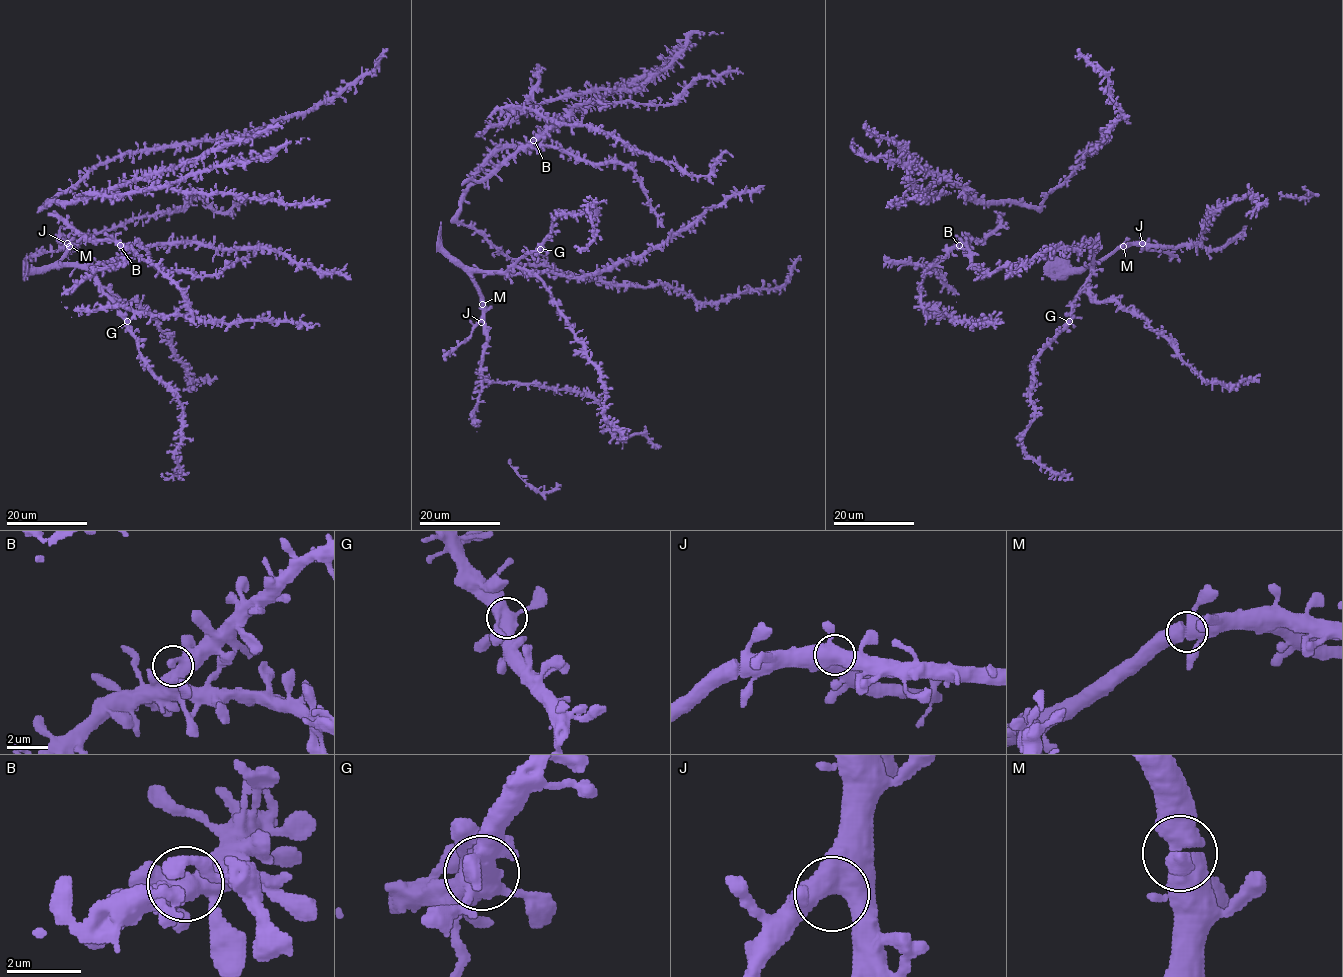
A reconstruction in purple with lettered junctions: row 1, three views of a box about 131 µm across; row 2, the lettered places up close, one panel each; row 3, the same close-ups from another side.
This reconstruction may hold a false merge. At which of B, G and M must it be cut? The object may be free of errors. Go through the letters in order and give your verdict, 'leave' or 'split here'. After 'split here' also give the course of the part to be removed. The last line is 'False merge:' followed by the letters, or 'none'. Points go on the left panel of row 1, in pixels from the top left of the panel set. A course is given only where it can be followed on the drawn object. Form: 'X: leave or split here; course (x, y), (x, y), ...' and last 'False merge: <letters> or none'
B: leave
G: leave
M: leave
False merge: none

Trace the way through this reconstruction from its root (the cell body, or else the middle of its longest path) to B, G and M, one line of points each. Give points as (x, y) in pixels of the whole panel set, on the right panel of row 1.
B: (982, 276), (982, 271), (972, 264), (967, 248), (959, 245)
G: (982, 276), (1004, 266), (1044, 258), (1058, 249), (1095, 243), (1089, 279), (1073, 304), (1069, 321)
M: (982, 276), (1085, 243), (1096, 244), (1093, 265), (1123, 246)

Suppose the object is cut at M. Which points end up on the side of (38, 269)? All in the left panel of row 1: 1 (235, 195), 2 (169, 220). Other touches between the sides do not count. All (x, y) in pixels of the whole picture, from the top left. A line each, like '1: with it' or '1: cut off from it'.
1: with it
2: cut off from it

